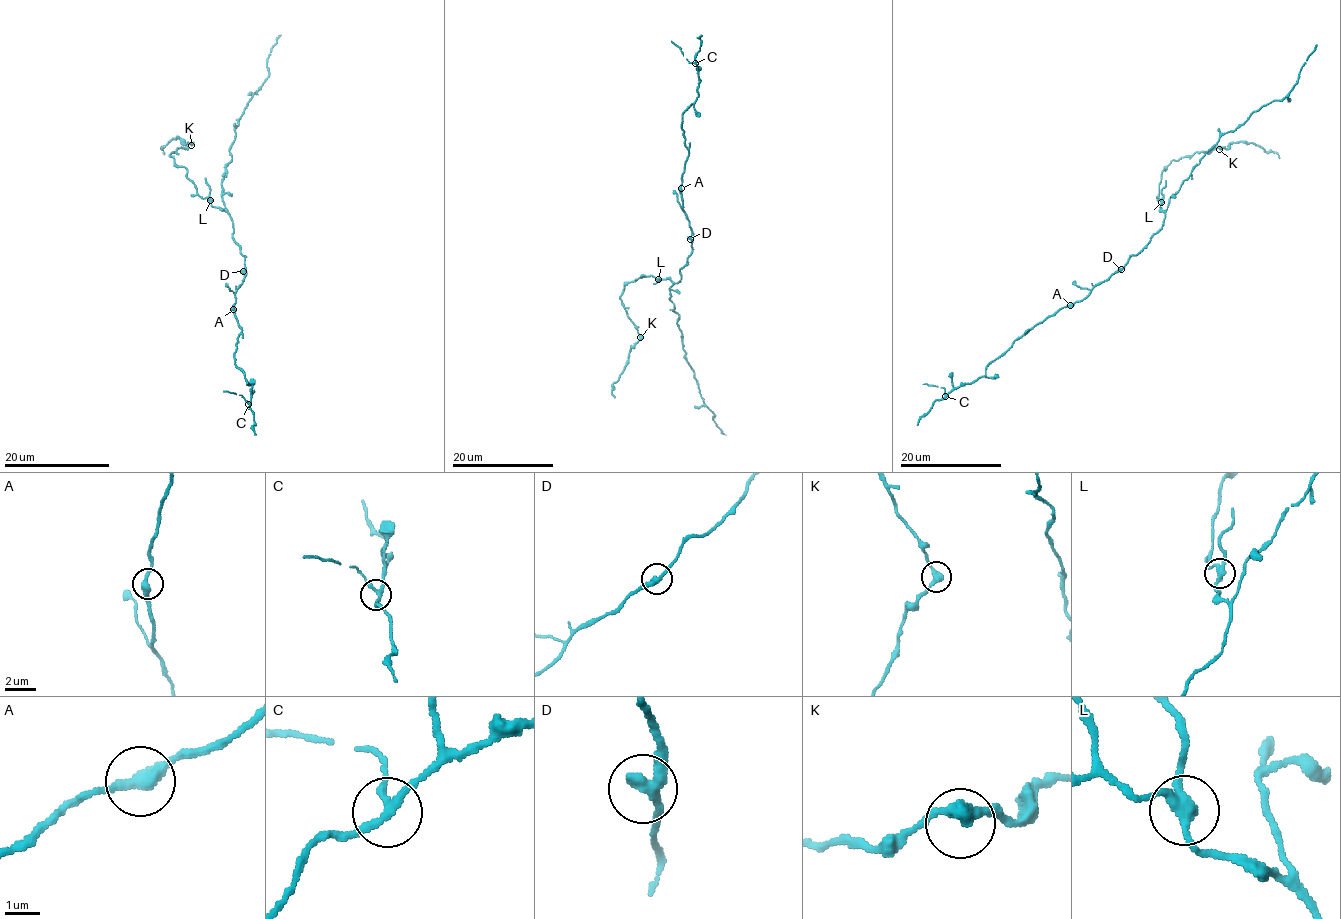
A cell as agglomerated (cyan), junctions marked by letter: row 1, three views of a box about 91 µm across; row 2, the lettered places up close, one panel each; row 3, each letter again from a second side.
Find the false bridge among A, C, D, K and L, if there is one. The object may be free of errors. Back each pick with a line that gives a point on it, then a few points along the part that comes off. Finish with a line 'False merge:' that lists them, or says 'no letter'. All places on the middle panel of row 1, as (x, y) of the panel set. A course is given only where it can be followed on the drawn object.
L: (658, 279)
False merge: L

